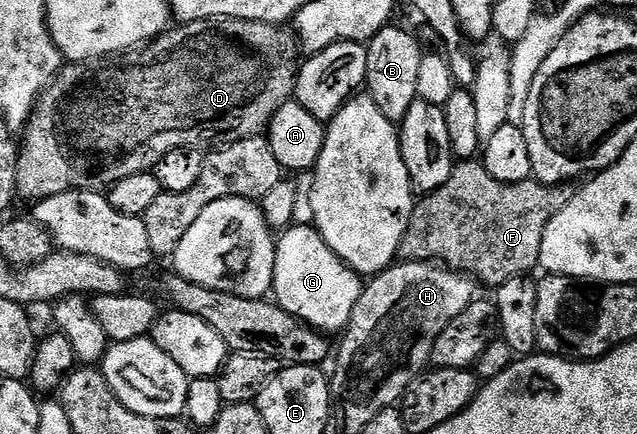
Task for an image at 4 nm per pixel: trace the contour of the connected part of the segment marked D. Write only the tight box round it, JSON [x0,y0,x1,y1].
[17,17,301,203]

